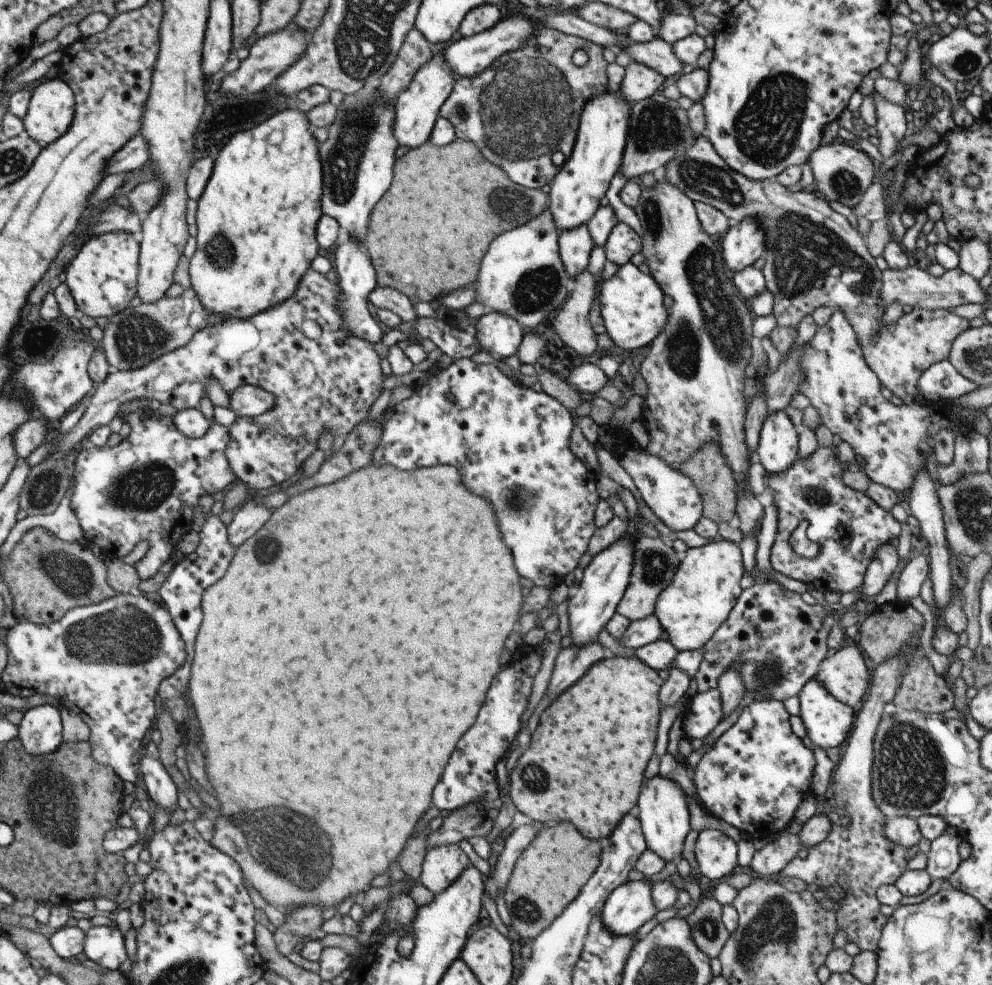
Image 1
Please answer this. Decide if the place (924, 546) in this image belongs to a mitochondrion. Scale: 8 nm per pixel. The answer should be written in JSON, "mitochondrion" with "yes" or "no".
{"mitochondrion":"no"}

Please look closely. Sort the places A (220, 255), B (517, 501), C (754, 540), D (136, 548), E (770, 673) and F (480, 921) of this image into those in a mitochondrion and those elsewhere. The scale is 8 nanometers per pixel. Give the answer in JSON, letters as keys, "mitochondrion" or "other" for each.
{"A":"mitochondrion","B":"mitochondrion","C":"other","D":"other","E":"mitochondrion","F":"other"}

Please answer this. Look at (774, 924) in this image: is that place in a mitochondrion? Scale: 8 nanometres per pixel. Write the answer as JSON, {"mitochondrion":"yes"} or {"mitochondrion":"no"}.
{"mitochondrion":"yes"}

